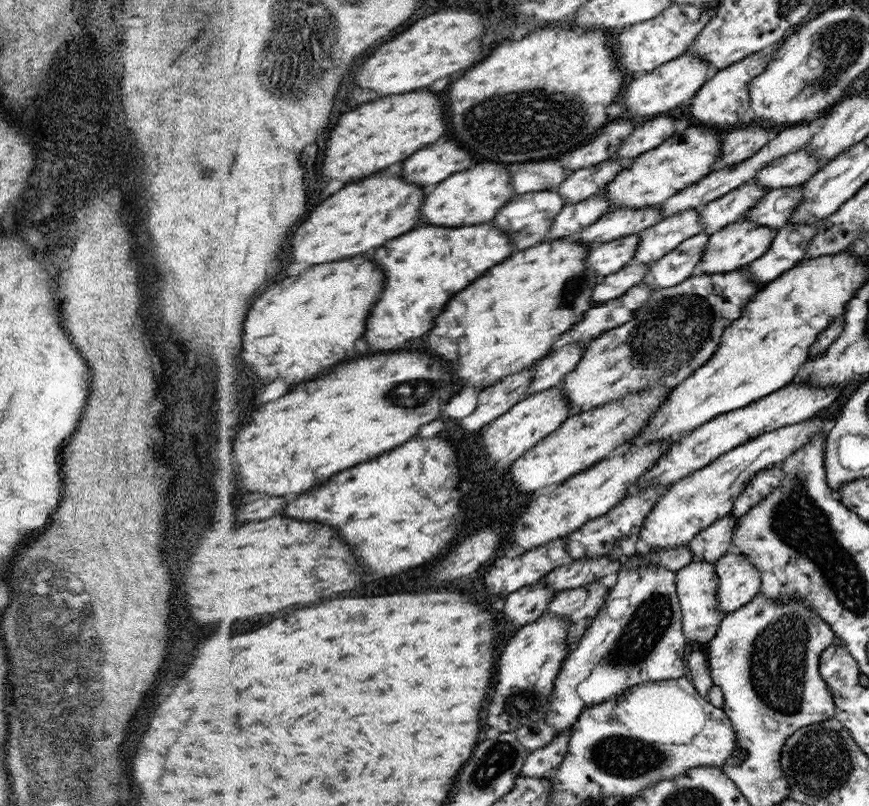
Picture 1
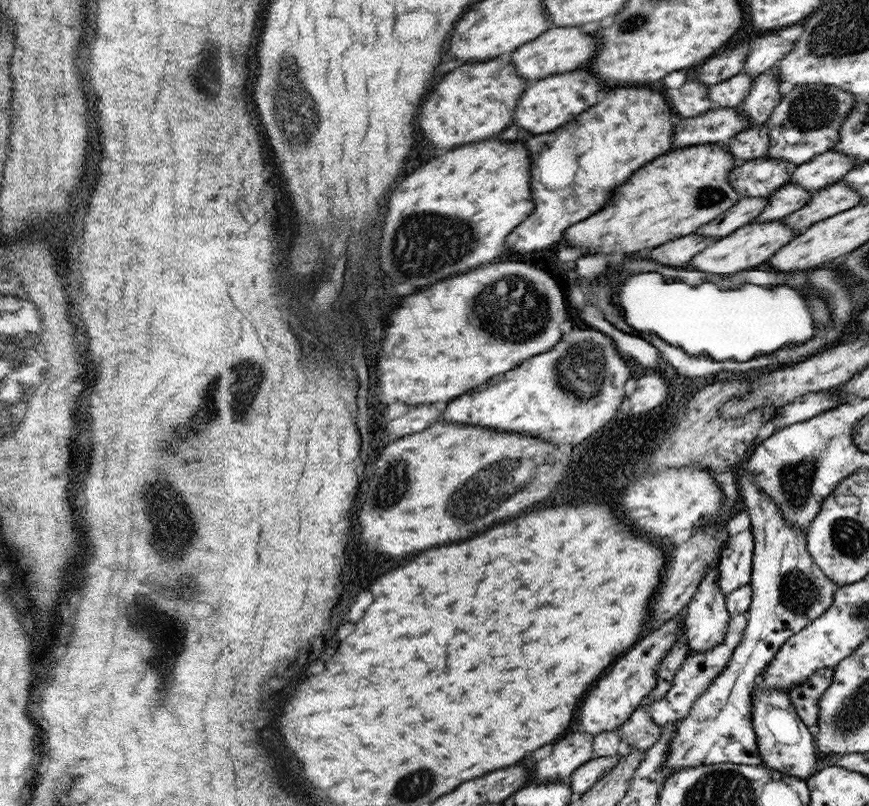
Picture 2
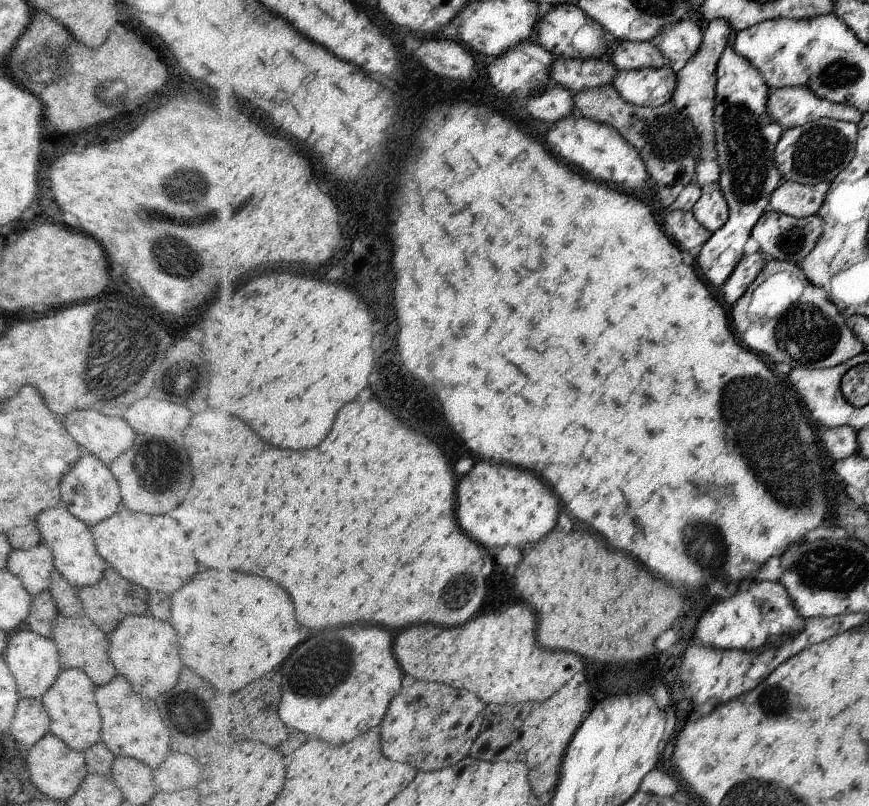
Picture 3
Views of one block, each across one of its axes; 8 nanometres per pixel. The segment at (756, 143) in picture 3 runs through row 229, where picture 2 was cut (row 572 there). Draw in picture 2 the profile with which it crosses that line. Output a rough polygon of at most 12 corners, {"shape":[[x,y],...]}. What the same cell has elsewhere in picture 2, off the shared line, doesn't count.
{"shape":[[730,535],[720,553],[718,585],[726,596],[751,584],[755,536]]}

